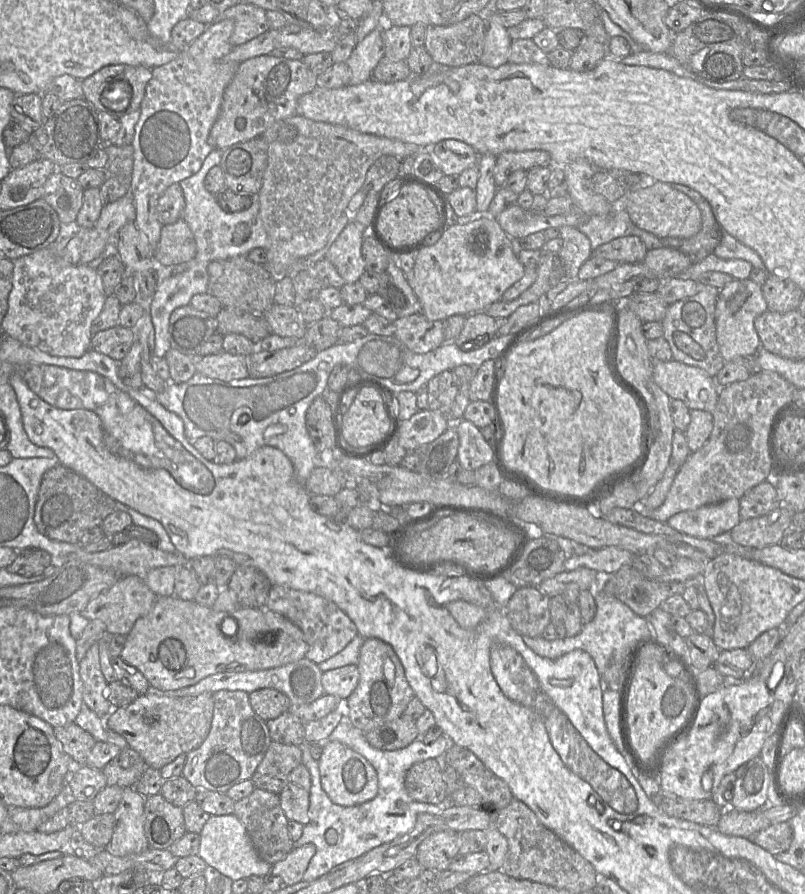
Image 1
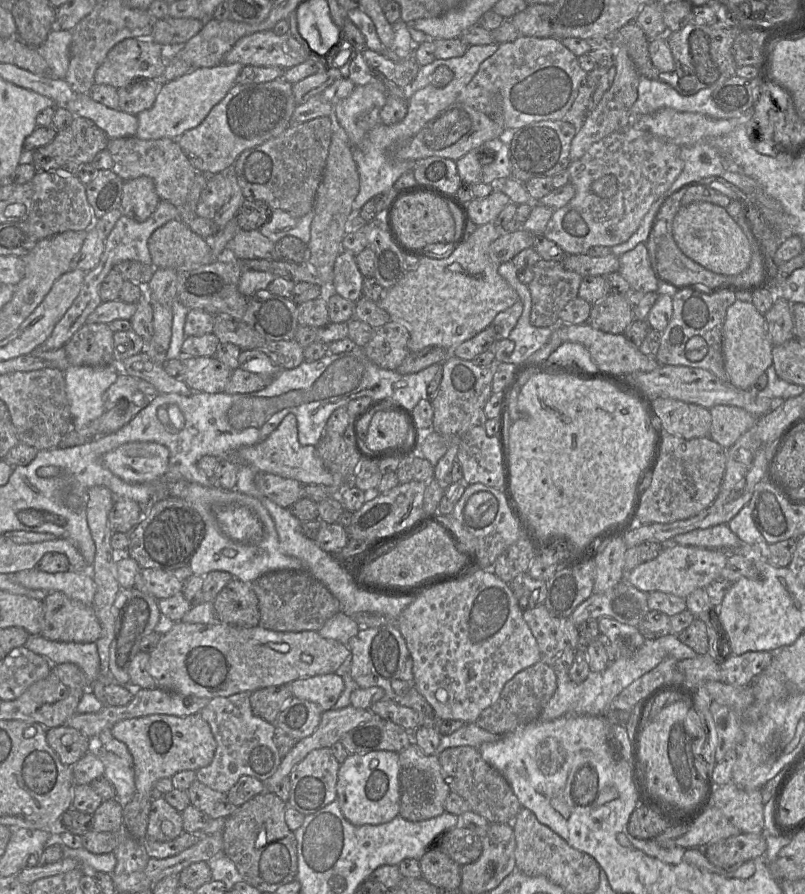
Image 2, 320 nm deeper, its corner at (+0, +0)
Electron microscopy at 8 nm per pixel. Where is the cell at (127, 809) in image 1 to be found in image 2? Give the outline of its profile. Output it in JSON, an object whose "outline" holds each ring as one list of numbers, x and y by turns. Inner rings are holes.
{"outline":[[100,751,104,763,104,777,115,789,115,799,121,804,128,803,135,793,135,777,132,765,128,765,113,753]]}

